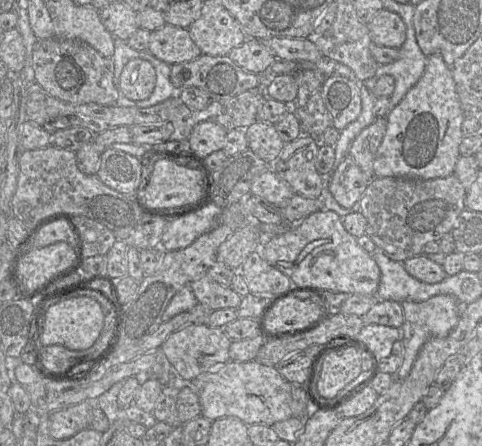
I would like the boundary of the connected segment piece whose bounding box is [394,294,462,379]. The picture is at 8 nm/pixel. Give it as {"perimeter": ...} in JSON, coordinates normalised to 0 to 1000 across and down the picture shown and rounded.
{"perimeter":[[[905,661],[878,677],[838,675],[832,679],[838,700],[836,742],[838,805],[822,834],[820,850],[838,850],[853,832],[876,776],[892,758],[921,758],[929,753],[950,726],[959,686],[950,673],[934,661]]]}

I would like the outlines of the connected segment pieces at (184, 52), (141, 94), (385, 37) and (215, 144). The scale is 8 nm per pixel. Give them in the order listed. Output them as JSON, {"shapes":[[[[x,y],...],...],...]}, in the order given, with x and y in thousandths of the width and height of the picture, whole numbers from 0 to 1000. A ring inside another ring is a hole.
{"shapes":[[[[346,52],[313,72],[305,112],[353,146],[405,135],[419,121],[390,65]]],[[[280,130],[266,137],[253,155],[247,209],[278,226],[305,222],[324,191],[324,159],[301,132]]],[[[790,20],[761,58],[772,94],[784,103],[828,110],[842,90],[842,54],[820,27]]],[[[423,271],[407,278],[390,314],[398,339],[394,343],[419,359],[440,341],[463,336],[471,294],[454,278]]]]}

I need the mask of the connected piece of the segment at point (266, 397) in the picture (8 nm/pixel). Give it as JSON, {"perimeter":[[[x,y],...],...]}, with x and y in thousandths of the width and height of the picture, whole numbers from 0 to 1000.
{"perimeter":[[[529,807],[517,812],[473,809],[442,832],[415,839],[394,859],[378,861],[392,861],[405,874],[417,910],[417,933],[438,946],[463,935],[490,935],[512,955],[566,955],[606,935],[604,861],[585,845],[571,821],[552,821]]]}

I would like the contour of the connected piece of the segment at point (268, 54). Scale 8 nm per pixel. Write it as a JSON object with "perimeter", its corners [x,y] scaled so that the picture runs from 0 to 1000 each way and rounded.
{"perimeter":[[[510,85],[471,123],[485,141],[521,164],[546,164],[573,135],[568,121],[531,85]]]}

